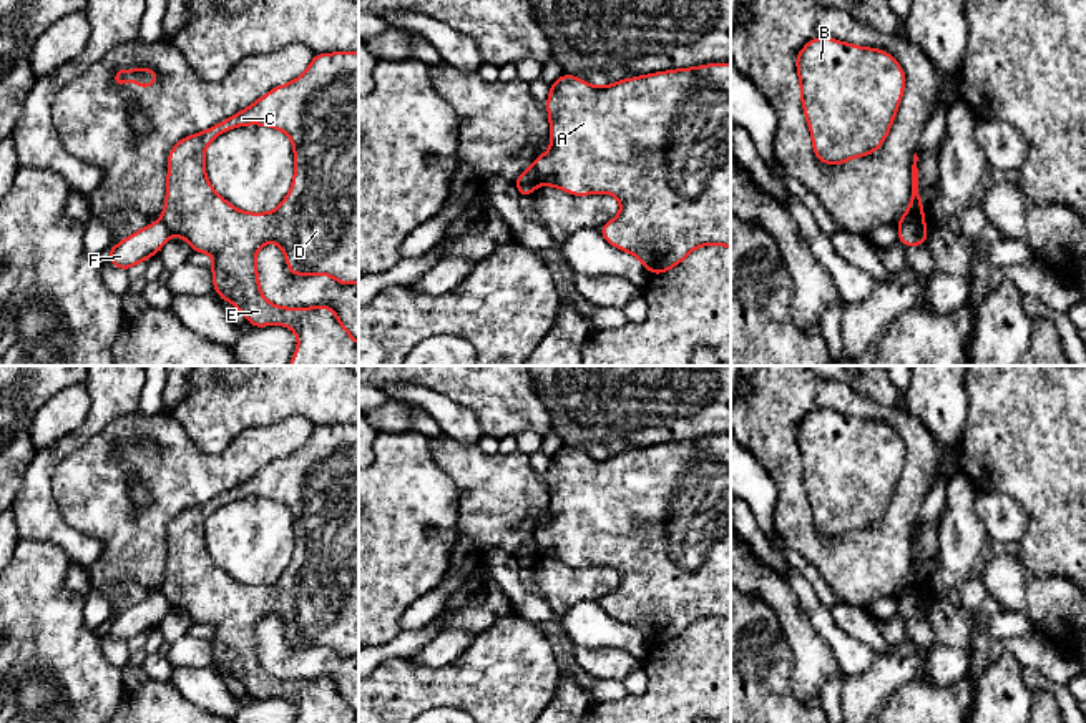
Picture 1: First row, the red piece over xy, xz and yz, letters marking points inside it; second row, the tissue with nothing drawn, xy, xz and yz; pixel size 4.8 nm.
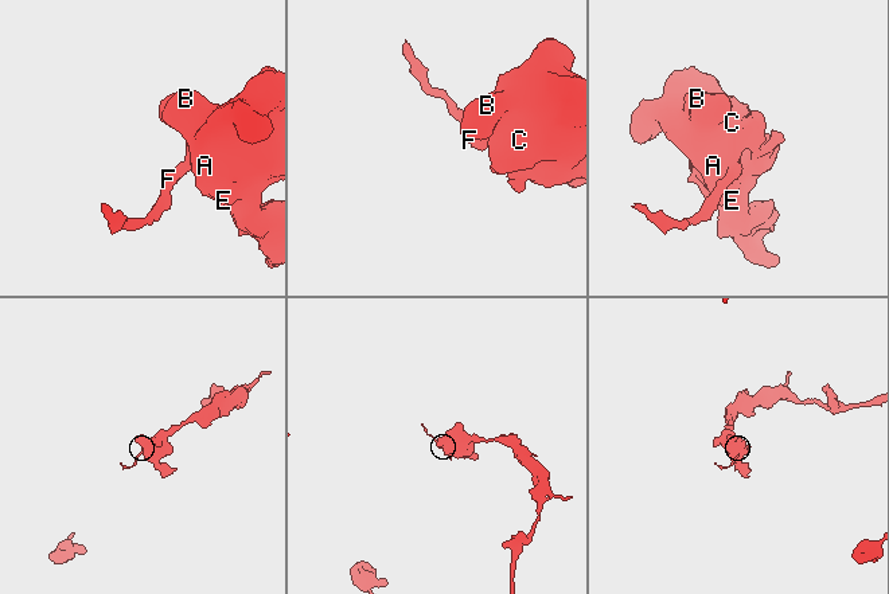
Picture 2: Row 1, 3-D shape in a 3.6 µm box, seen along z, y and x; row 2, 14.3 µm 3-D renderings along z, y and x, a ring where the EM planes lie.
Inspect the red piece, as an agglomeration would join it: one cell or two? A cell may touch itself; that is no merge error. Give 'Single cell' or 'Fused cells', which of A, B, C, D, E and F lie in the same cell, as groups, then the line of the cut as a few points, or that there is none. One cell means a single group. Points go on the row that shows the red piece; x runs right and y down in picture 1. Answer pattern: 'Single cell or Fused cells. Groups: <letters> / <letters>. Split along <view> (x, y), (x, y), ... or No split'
Fused cells. Groups: A B C D E / F. Split along yz (922, 218), (907, 221), (899, 228)

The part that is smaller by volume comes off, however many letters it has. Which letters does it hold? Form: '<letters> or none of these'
F

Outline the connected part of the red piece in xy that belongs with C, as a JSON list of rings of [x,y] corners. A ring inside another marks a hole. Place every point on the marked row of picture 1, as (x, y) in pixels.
[[[355,52],[316,53],[307,70],[297,80],[292,80],[286,85],[272,88],[269,93],[262,95],[246,110],[223,120],[221,123],[204,131],[199,131],[196,135],[179,140],[168,155],[166,201],[164,201],[161,221],[166,224],[171,234],[184,238],[191,244],[194,253],[209,253],[214,258],[211,271],[213,271],[213,284],[214,284],[218,296],[221,299],[229,301],[232,306],[236,306],[246,316],[247,322],[252,327],[282,324],[286,327],[291,327],[296,332],[299,346],[289,366],[359,366],[359,342],[352,337],[347,327],[339,321],[339,316],[332,306],[327,306],[327,304],[320,304],[316,307],[276,306],[262,296],[259,289],[259,273],[256,268],[256,254],[259,248],[274,241],[282,248],[286,263],[287,263],[287,271],[294,276],[325,274],[325,276],[334,278],[342,286],[350,286],[350,284],[359,283],[359,53]],[[246,125],[264,125],[264,126],[271,126],[279,131],[284,131],[291,138],[292,146],[294,146],[294,181],[284,201],[271,213],[239,211],[237,208],[234,208],[231,203],[227,203],[221,194],[214,191],[214,188],[211,186],[206,176],[204,151],[211,145],[211,141],[216,140],[224,131],[229,131],[237,126],[246,126]]]

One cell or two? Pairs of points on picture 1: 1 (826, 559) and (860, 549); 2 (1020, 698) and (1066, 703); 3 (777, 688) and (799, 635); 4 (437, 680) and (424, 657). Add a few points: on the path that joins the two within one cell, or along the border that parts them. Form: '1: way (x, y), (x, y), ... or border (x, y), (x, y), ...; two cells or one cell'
1: way (834, 559), (852, 557); one cell
2: border (1022, 667), (1022, 680), (1032, 693); two cells
3: border (777, 619), (792, 659), (791, 690), (794, 693); two cells
4: border (465, 650), (437, 667), (420, 667), (407, 659); two cells

